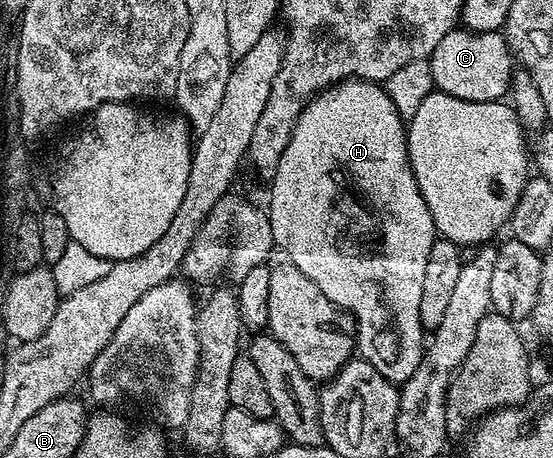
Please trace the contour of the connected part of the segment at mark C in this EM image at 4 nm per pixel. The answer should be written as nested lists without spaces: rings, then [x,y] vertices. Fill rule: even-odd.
[[[454,29],[438,43],[428,60],[433,86],[460,100],[499,102],[511,88],[514,57],[501,32]]]

